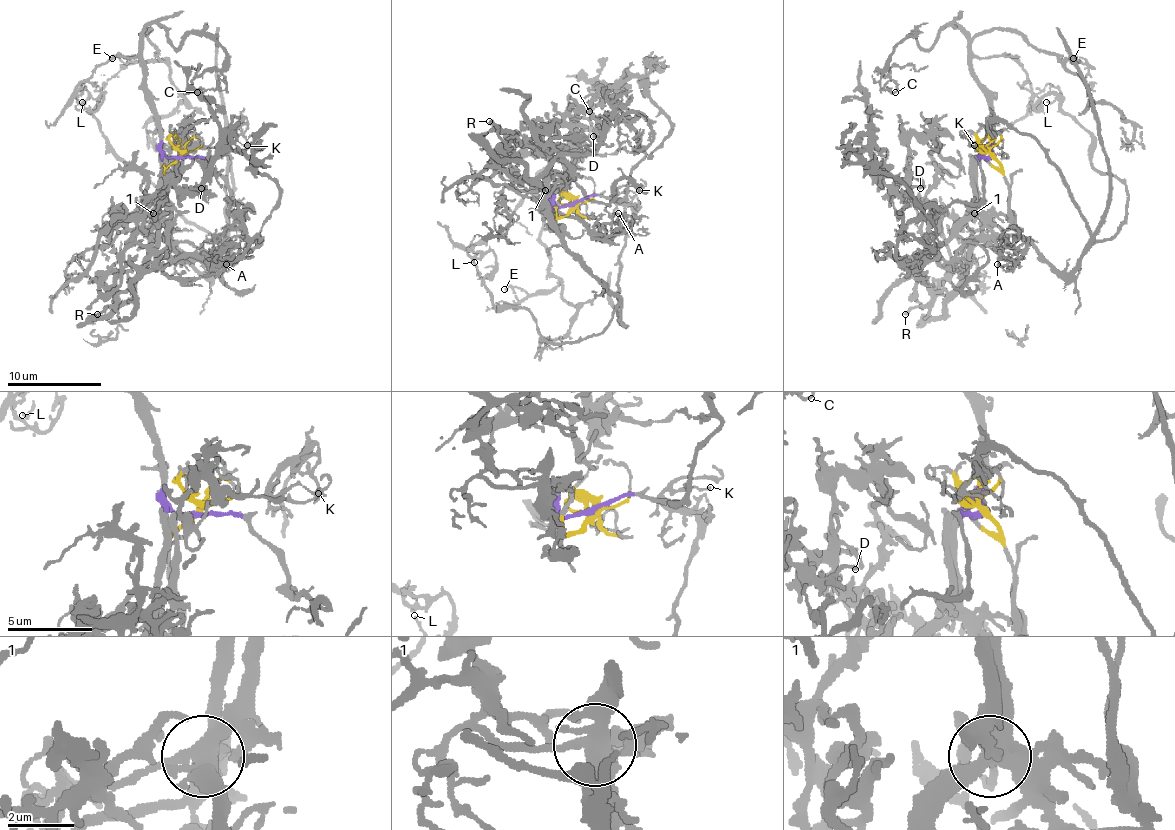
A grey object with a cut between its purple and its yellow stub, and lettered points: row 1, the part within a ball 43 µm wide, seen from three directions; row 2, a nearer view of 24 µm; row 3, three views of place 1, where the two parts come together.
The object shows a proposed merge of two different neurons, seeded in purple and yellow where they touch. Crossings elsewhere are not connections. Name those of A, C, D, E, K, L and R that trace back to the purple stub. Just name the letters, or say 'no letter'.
C, D, E, R

